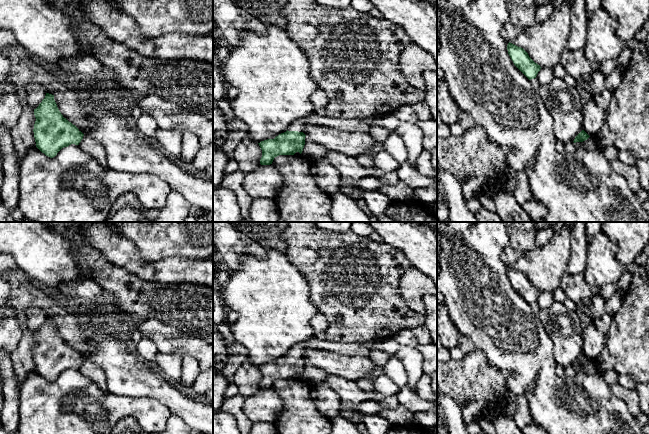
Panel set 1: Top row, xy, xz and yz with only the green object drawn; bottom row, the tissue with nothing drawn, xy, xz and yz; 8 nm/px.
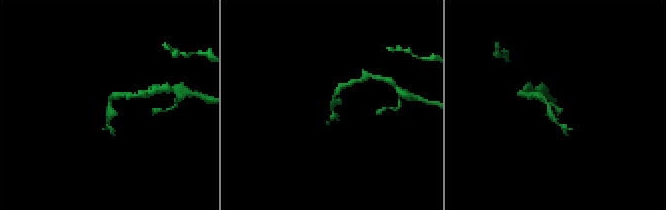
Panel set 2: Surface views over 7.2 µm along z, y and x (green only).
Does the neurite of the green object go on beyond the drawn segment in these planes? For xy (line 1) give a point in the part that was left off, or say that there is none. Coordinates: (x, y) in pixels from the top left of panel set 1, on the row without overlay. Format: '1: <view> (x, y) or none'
1: none

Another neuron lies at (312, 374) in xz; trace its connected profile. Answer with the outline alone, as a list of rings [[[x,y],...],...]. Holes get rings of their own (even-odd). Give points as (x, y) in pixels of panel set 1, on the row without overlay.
[[[308,360],[305,361],[305,369],[301,380],[313,386],[316,383],[323,382],[329,375],[322,369],[311,364]]]

